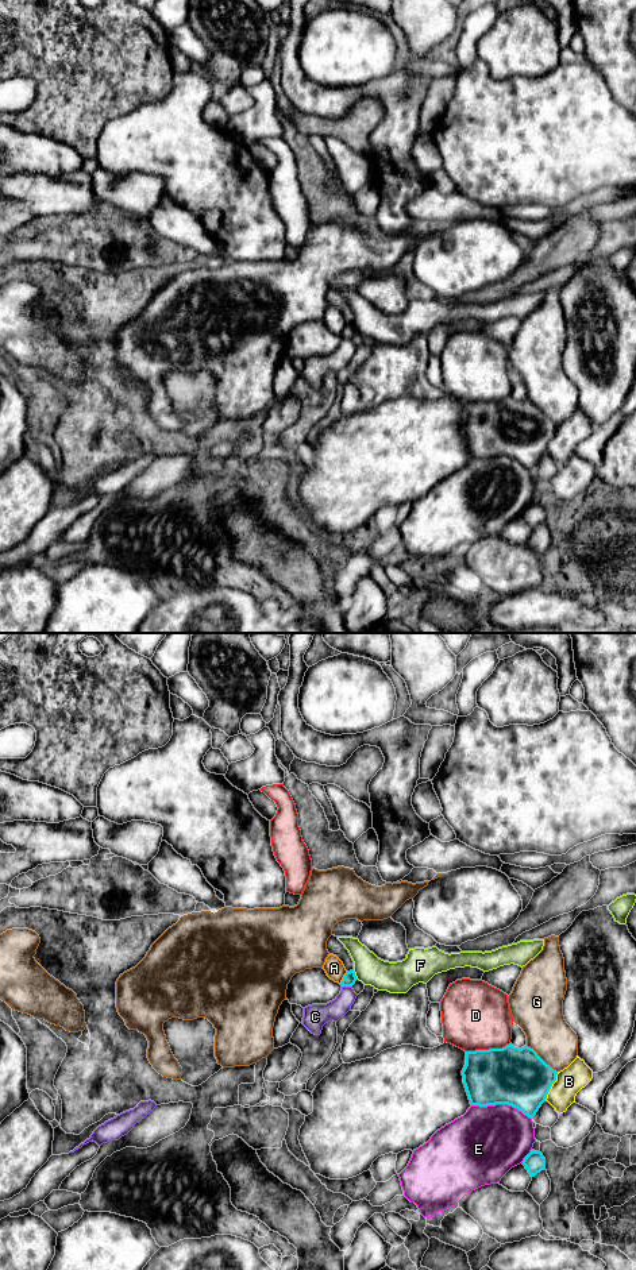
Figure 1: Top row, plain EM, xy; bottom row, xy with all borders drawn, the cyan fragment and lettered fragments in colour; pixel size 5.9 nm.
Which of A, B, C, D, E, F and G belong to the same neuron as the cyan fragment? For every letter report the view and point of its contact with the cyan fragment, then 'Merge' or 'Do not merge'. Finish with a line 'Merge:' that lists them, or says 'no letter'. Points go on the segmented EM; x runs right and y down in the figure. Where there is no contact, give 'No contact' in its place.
A: Touches cyan at xy (343, 977). Do not merge
B: Touches cyan at xy (551, 1085). Do not merge
C: Touches cyan at xy (347, 985). Do not merge
D: Touches cyan at xy (489, 1049). Do not merge
E: Touches cyan at xy (501, 1103). Do not merge
F: Touches cyan at xy (354, 975). Do not merge
G: Touches cyan at xy (540, 1058). Do not merge
Merge: no letter

